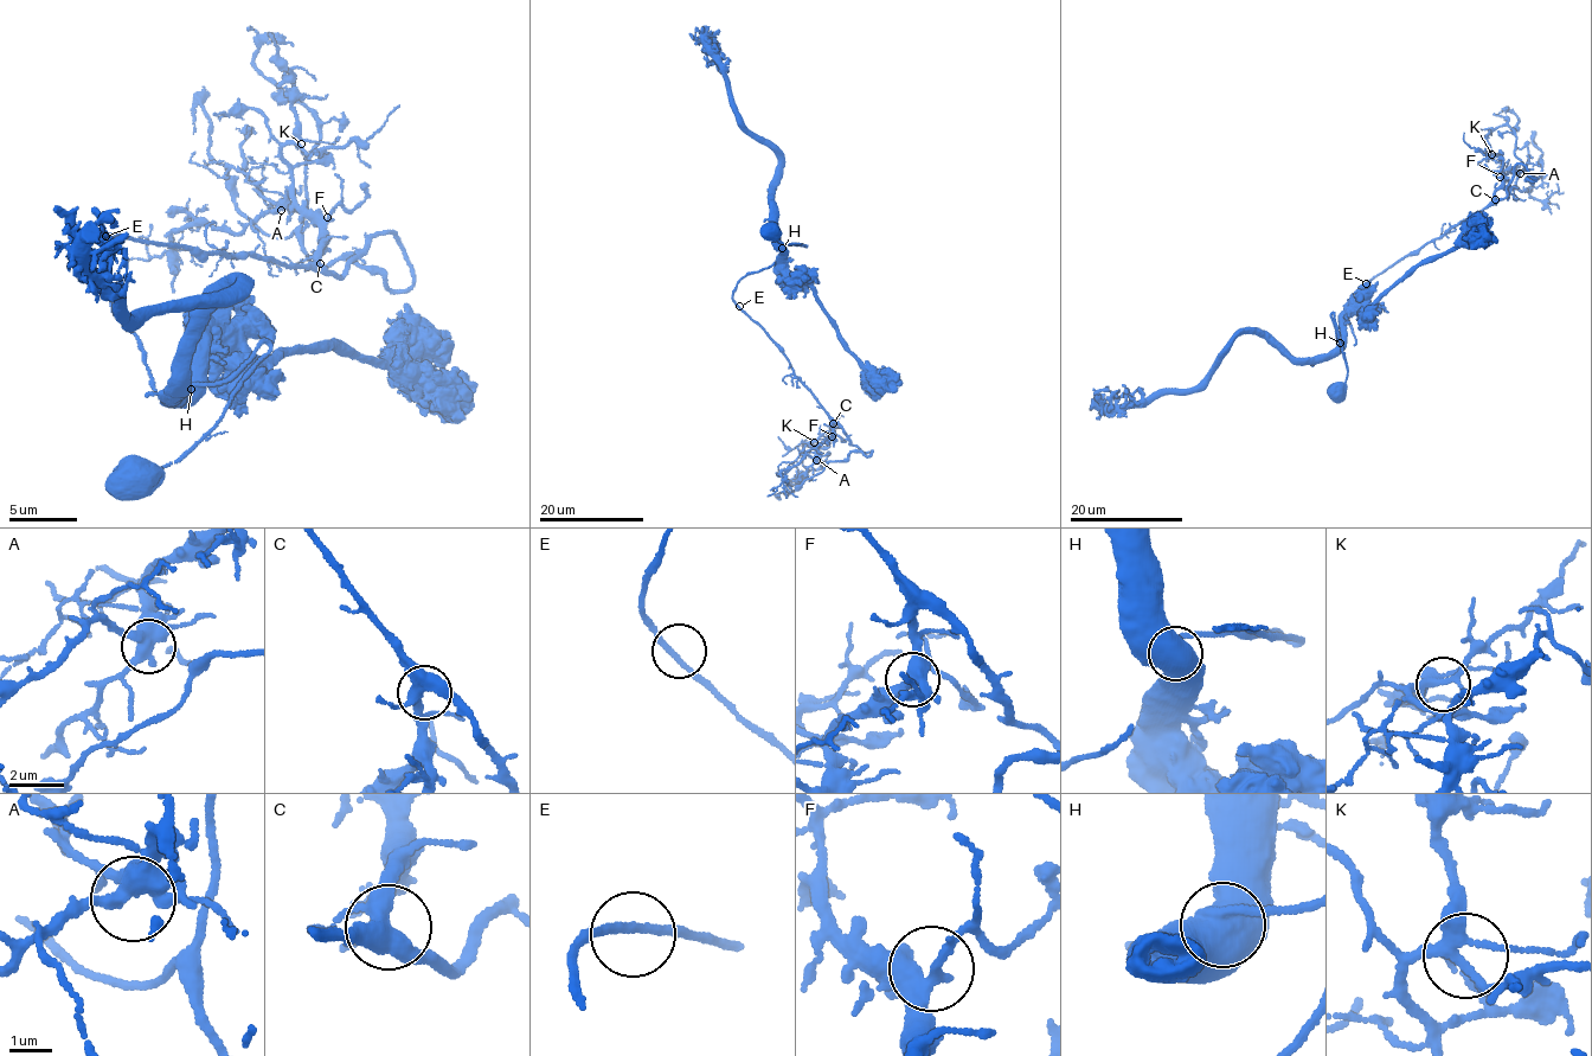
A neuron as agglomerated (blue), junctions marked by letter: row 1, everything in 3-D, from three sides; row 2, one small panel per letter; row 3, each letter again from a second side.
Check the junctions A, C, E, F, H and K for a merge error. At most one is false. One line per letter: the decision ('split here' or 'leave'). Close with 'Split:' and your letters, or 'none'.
A: leave
C: leave
E: leave
F: leave
H: split here
K: leave
Split: H

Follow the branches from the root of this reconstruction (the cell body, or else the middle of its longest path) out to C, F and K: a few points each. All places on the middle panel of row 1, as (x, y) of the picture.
C: (738, 307), (764, 328), (833, 423)
F: (738, 307), (764, 328), (795, 375), (821, 404), (832, 422), (832, 436)
K: (738, 307), (764, 328), (825, 409), (832, 422), (830, 435), (815, 448), (808, 445), (814, 442)

